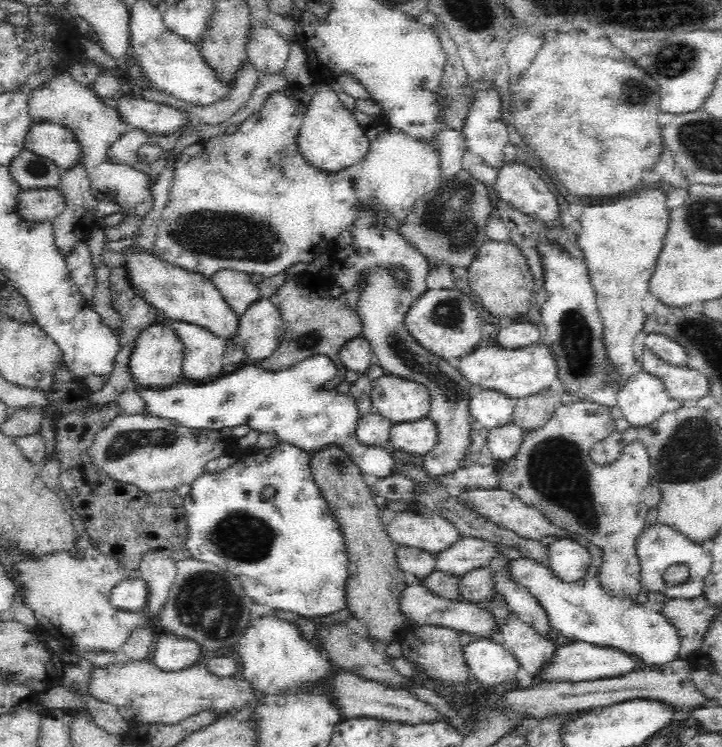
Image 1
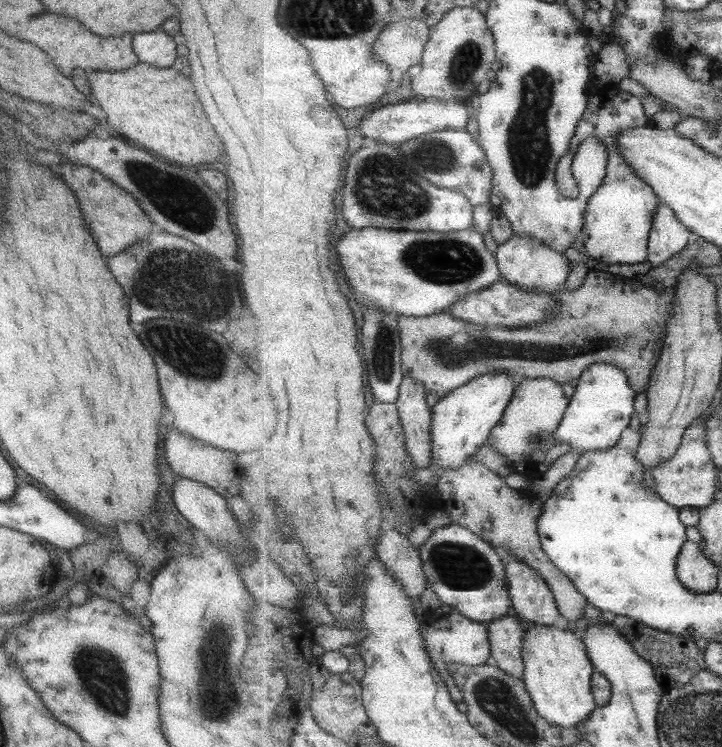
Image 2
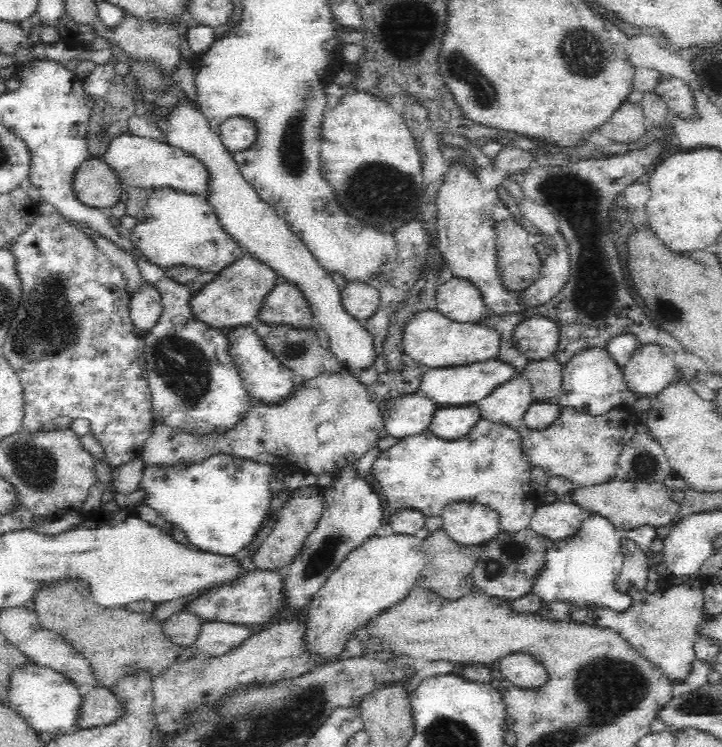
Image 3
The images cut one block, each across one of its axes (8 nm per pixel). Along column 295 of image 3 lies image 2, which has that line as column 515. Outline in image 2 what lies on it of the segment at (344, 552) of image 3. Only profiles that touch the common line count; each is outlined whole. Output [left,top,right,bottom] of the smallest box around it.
[500,550,562,626]

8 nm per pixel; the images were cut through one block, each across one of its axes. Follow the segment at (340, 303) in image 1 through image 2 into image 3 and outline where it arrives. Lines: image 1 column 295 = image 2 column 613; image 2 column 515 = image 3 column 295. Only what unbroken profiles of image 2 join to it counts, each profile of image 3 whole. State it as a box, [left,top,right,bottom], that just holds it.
[250,318,342,385]

